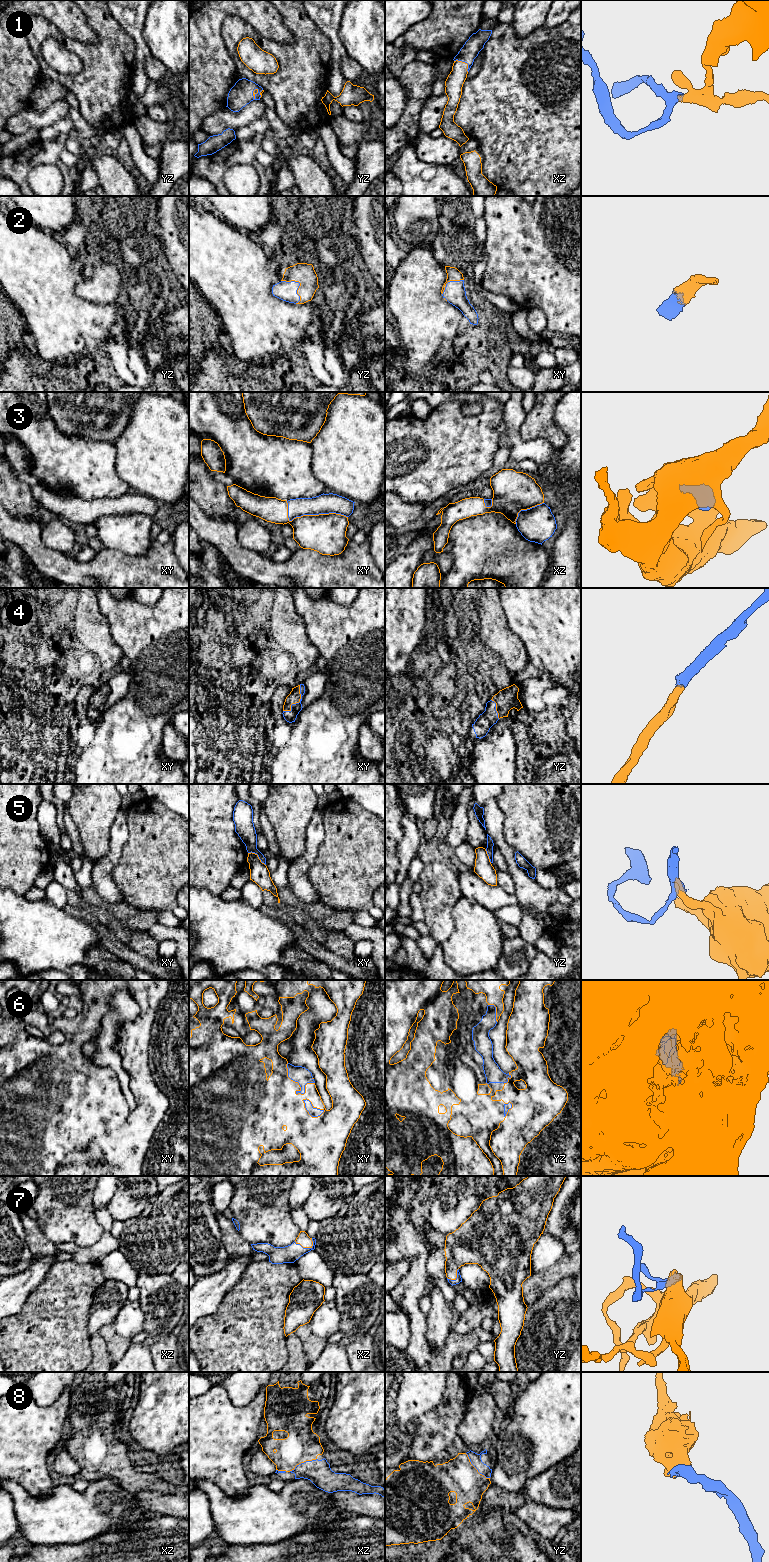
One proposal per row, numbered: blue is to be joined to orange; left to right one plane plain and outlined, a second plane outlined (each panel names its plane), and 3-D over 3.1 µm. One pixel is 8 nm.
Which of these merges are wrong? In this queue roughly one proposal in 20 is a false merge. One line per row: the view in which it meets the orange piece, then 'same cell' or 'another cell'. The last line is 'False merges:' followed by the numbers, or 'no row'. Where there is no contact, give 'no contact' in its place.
1: xz | same cell
2: yz | same cell
3: xy | same cell
4: xy | same cell
5: xy | another cell
6: xy | same cell
7: xz | same cell
8: yz | same cell
False merges: 5

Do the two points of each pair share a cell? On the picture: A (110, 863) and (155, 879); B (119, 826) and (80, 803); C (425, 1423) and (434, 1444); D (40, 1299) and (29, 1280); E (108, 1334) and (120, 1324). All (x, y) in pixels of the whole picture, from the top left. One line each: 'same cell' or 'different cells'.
A: different cells
B: different cells
C: same cell
D: different cells
E: different cells

